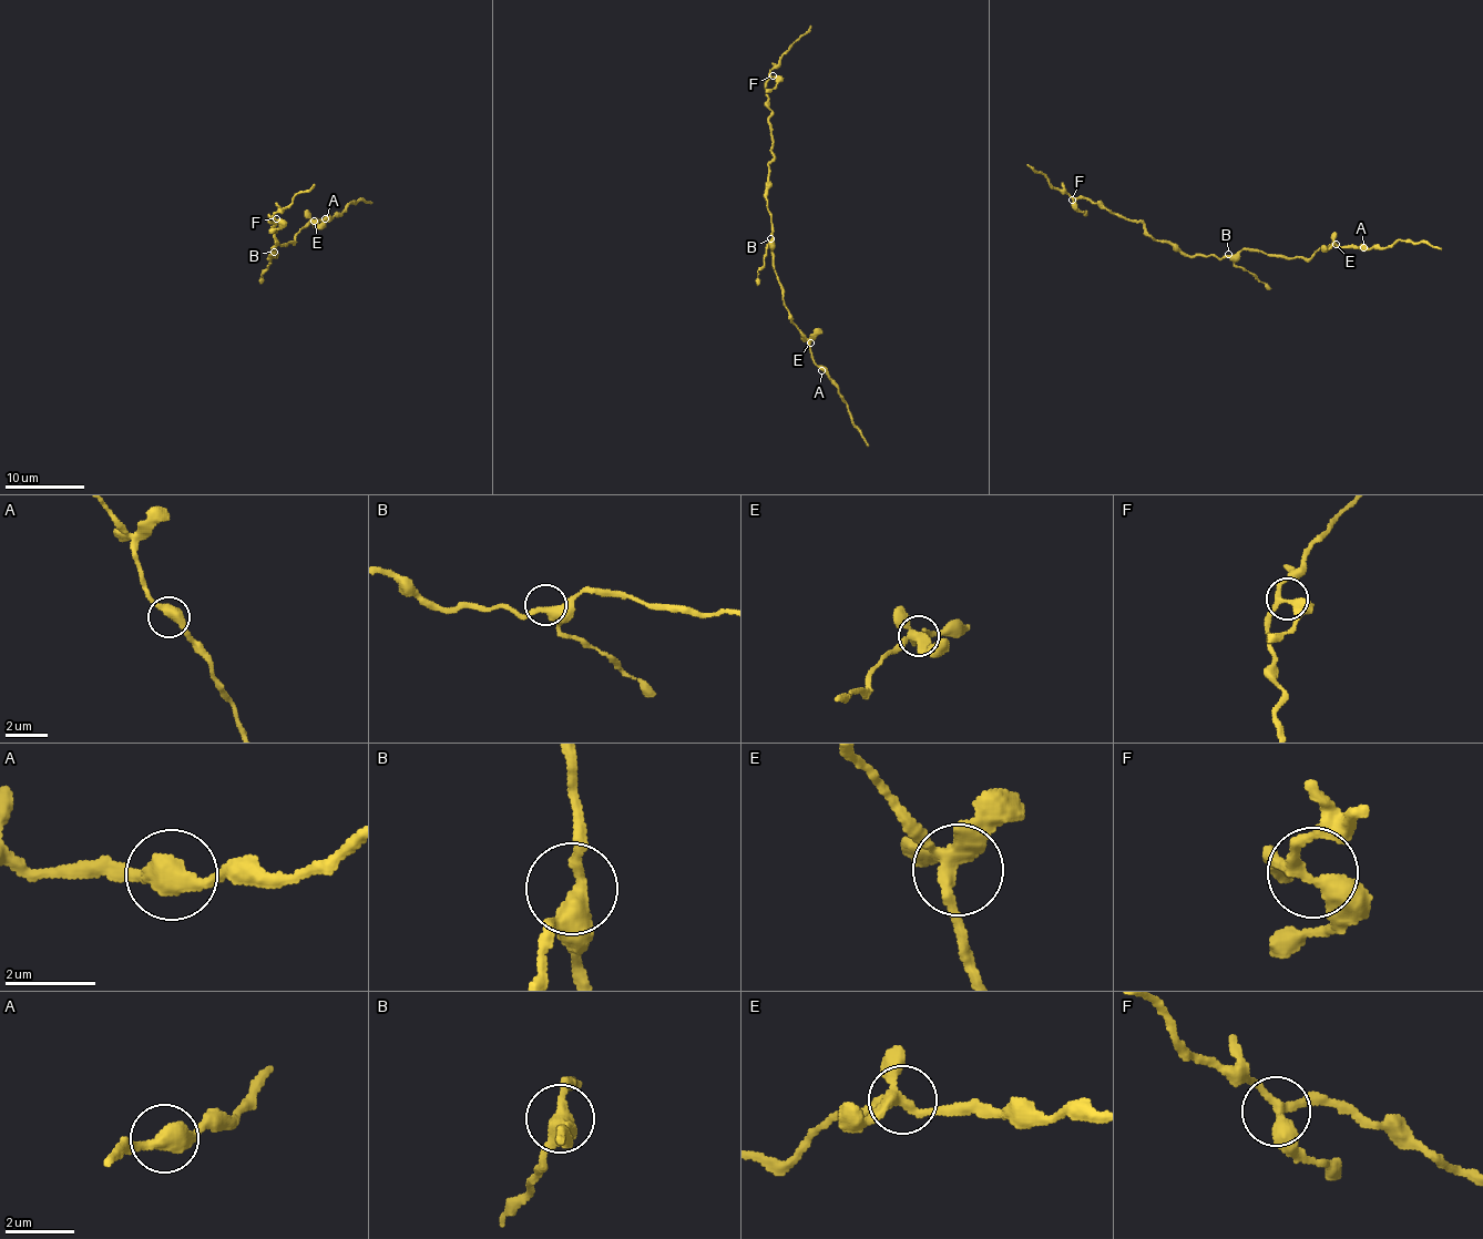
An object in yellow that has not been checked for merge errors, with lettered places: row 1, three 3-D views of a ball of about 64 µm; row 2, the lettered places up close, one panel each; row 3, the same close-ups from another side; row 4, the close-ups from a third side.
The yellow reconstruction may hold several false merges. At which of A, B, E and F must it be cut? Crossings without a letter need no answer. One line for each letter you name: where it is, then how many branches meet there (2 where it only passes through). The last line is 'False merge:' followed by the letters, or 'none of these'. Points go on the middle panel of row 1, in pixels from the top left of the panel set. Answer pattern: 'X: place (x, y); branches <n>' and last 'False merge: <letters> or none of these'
False merge: none of these

